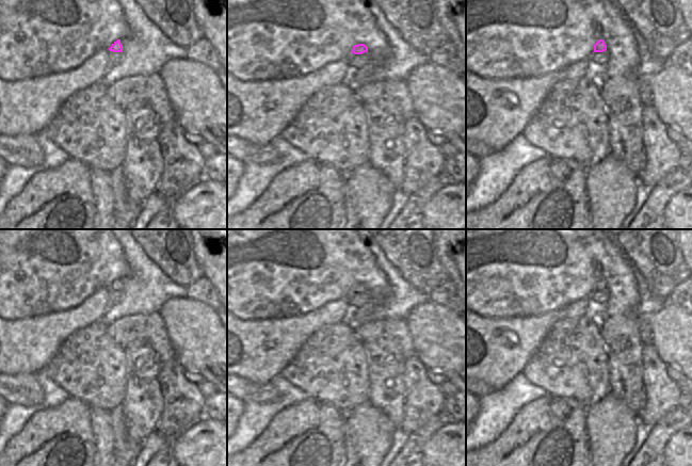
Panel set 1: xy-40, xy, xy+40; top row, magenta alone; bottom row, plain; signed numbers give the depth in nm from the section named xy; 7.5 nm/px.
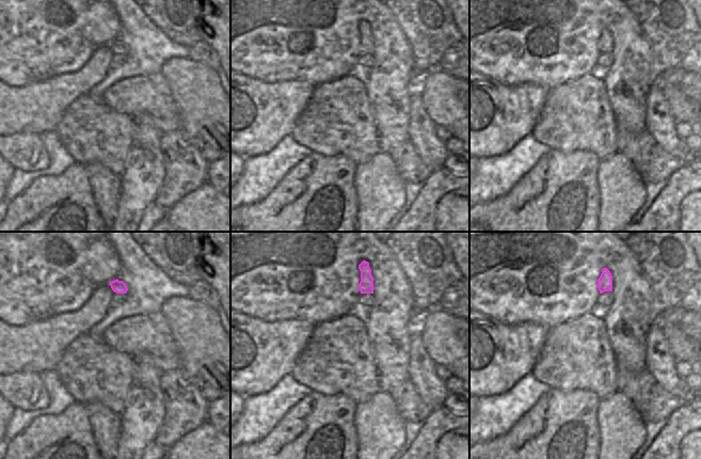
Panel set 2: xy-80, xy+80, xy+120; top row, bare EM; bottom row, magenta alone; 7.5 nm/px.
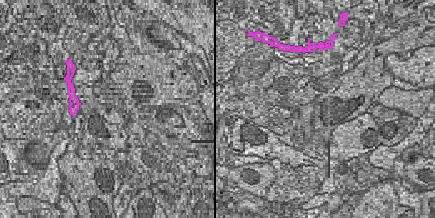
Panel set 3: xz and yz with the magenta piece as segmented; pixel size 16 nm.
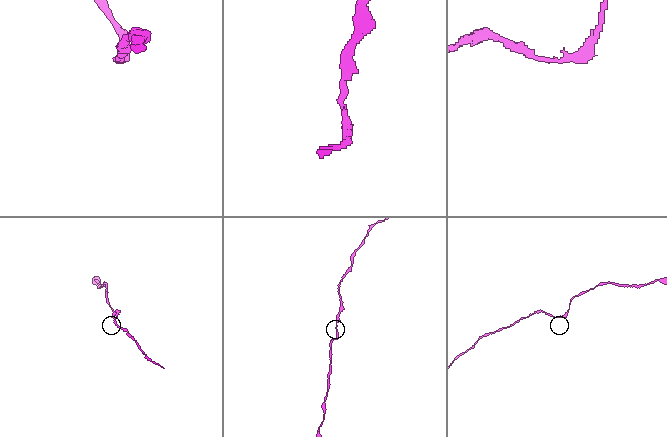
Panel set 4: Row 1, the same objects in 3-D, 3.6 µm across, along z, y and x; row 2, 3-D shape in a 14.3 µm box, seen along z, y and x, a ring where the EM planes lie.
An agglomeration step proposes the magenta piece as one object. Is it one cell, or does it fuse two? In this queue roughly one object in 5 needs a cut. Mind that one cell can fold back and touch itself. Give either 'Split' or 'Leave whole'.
Leave whole.

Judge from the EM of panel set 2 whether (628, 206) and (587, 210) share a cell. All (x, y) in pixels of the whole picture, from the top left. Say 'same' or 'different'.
different

